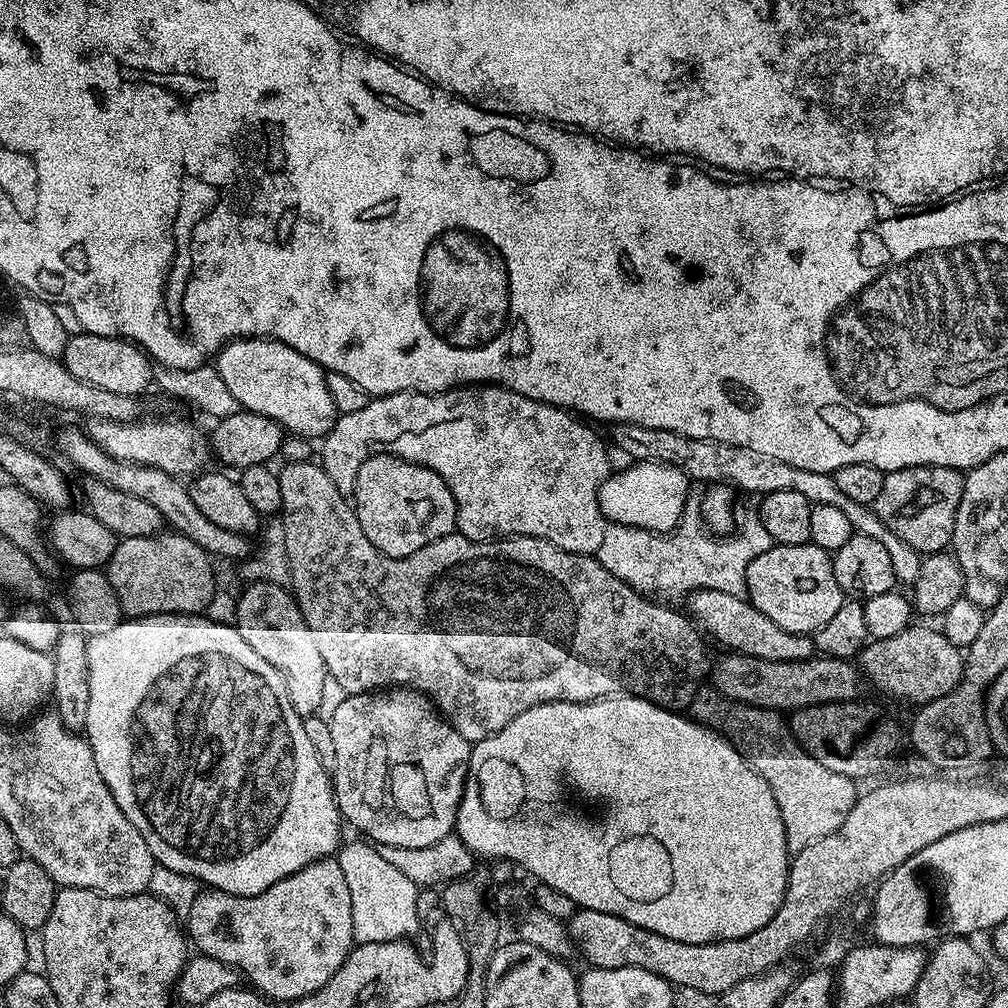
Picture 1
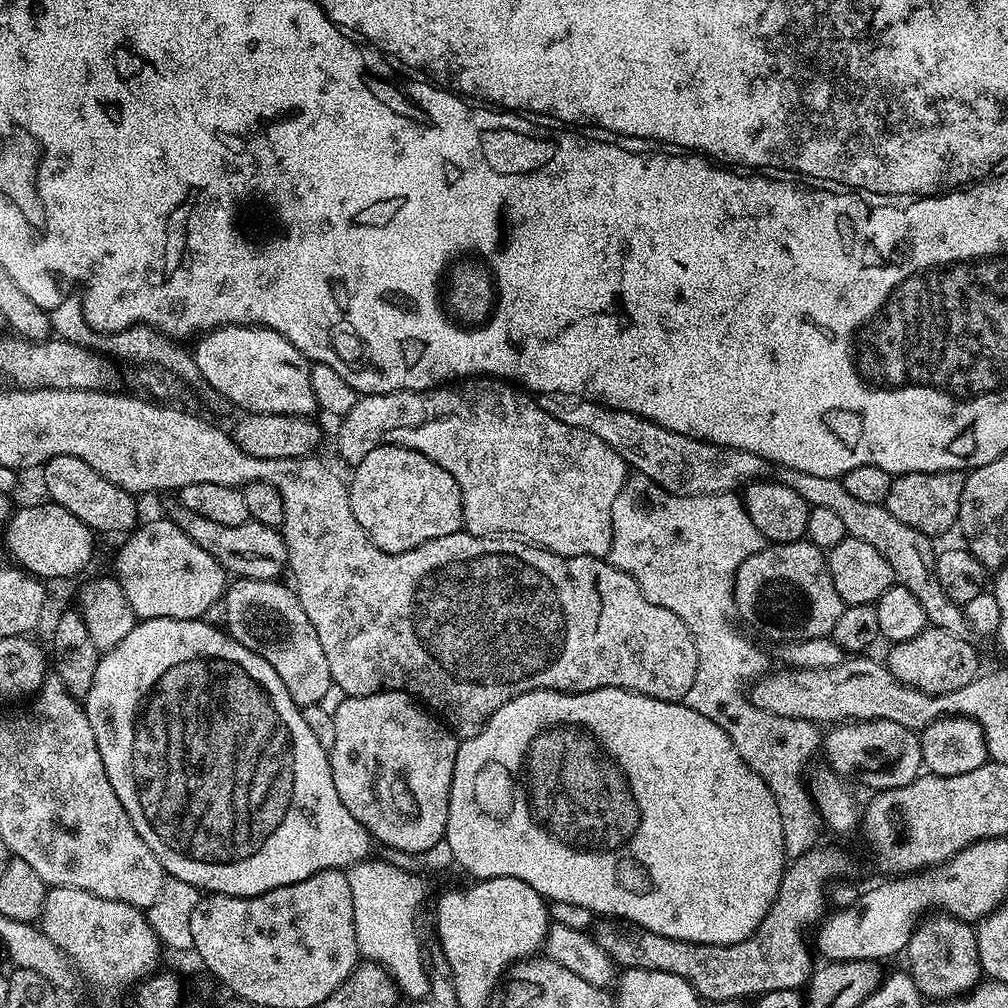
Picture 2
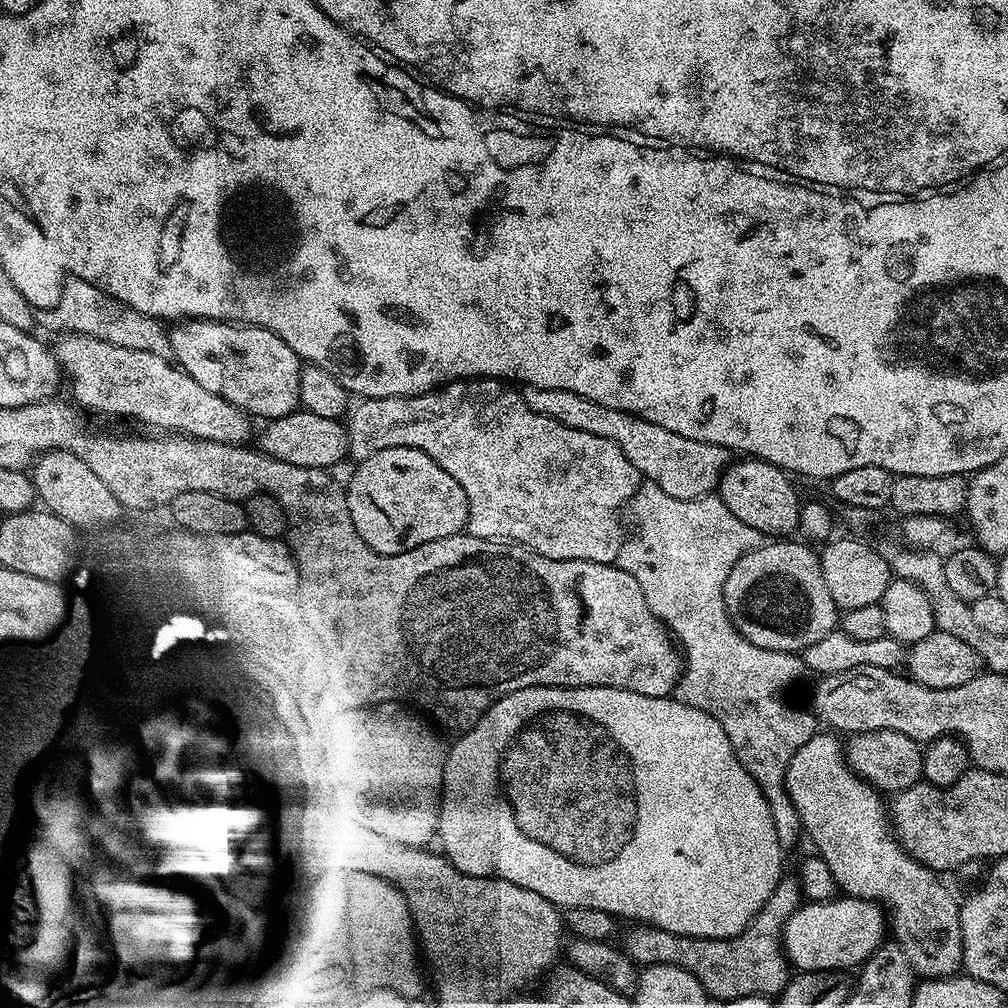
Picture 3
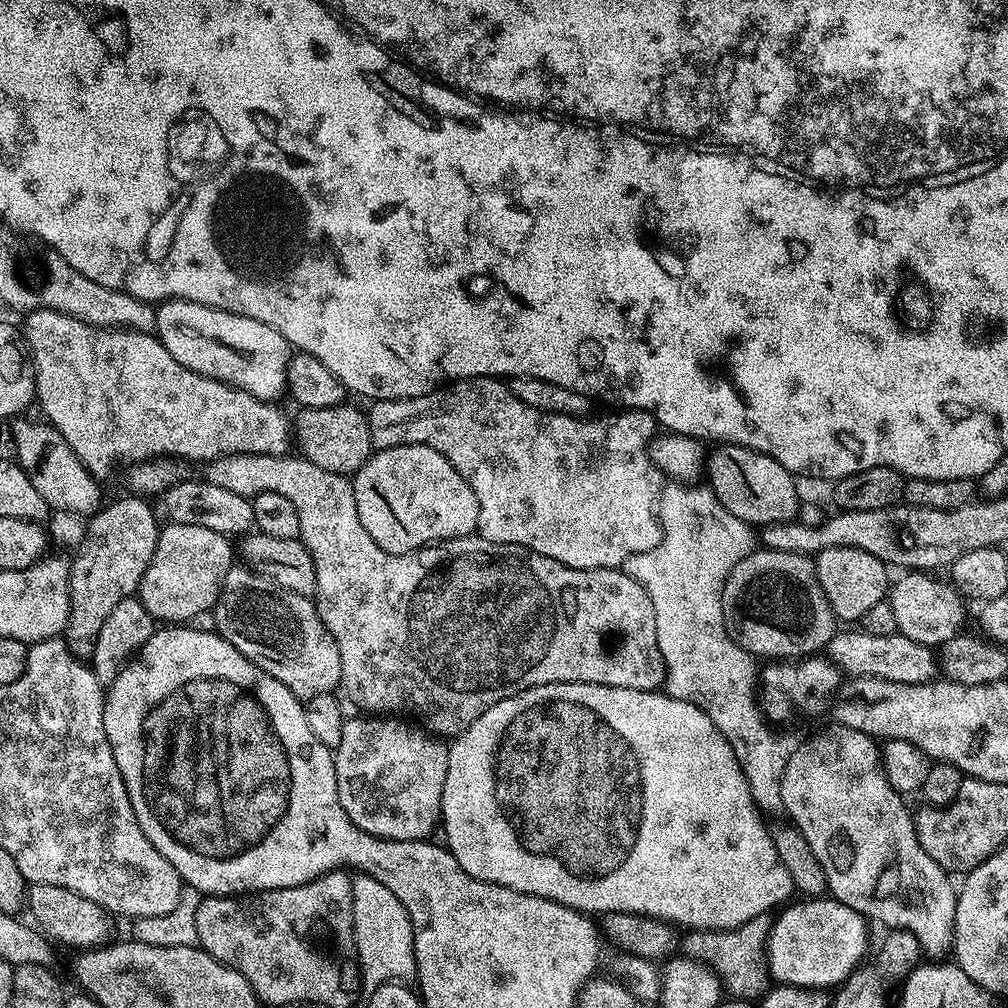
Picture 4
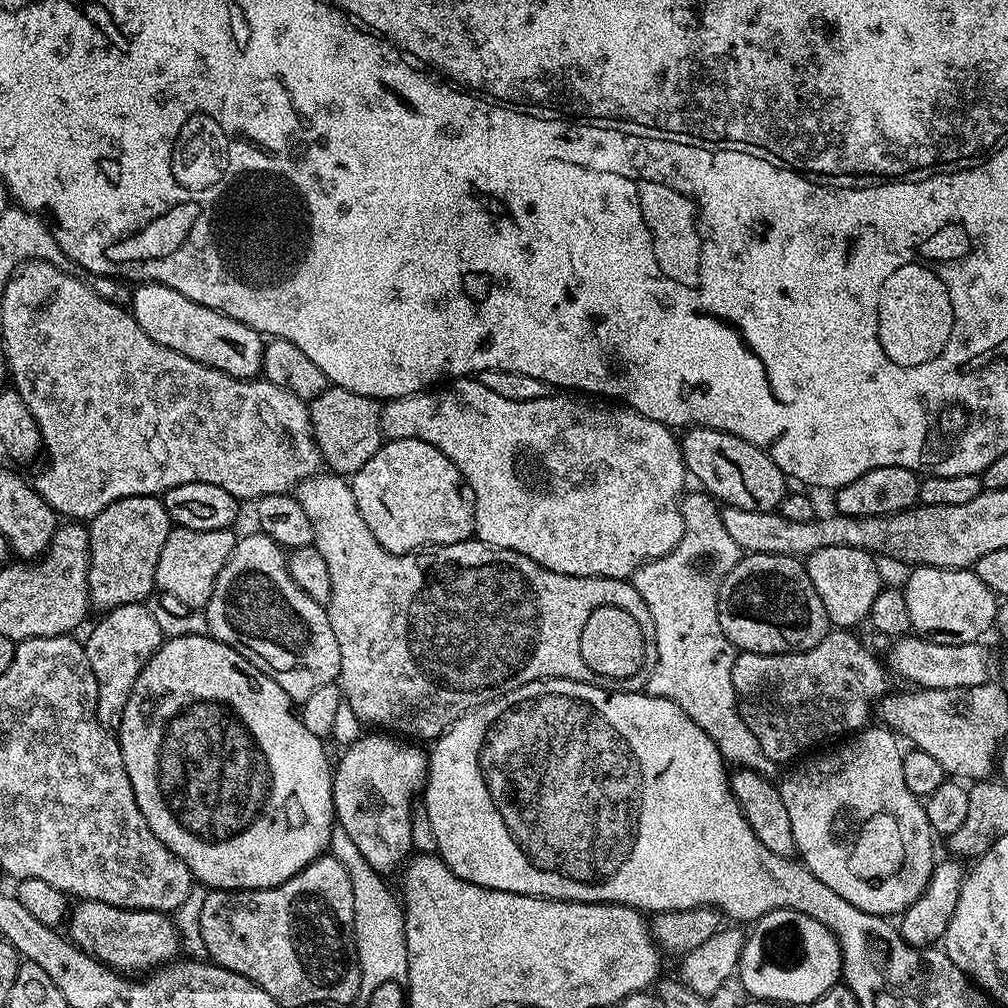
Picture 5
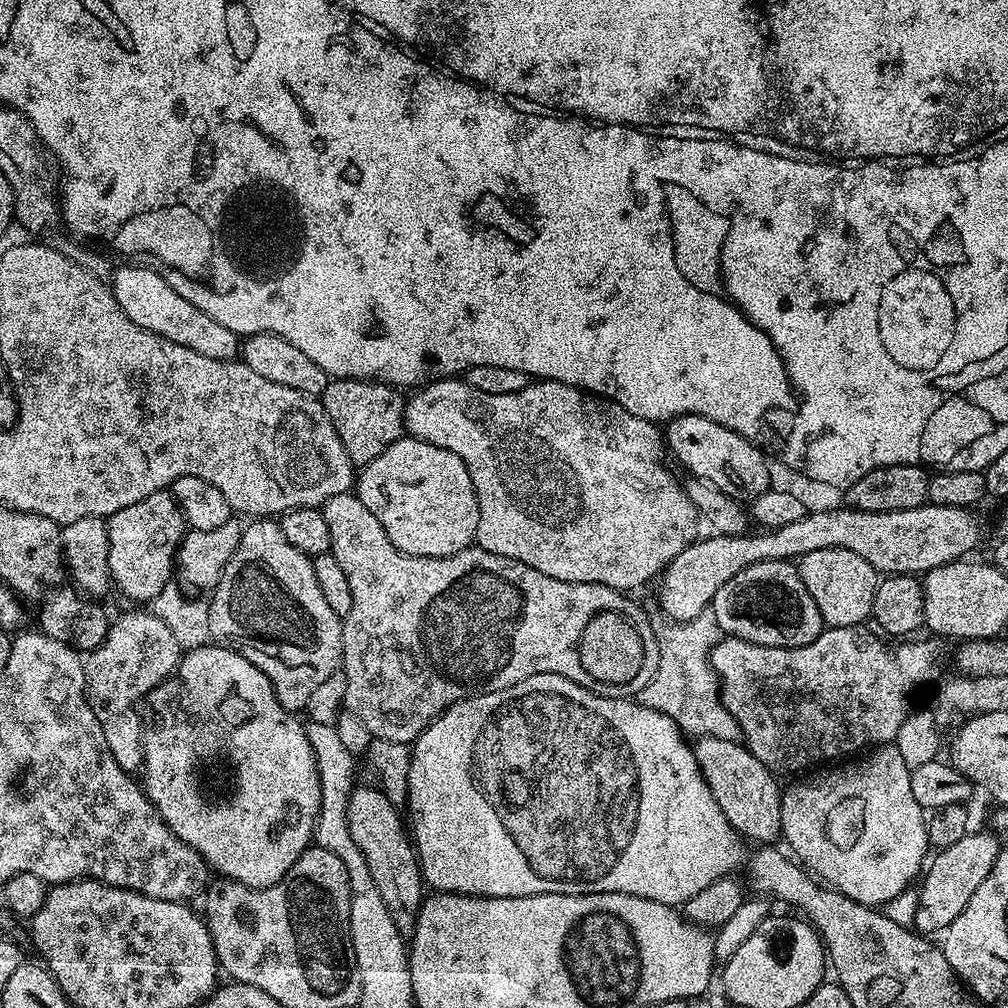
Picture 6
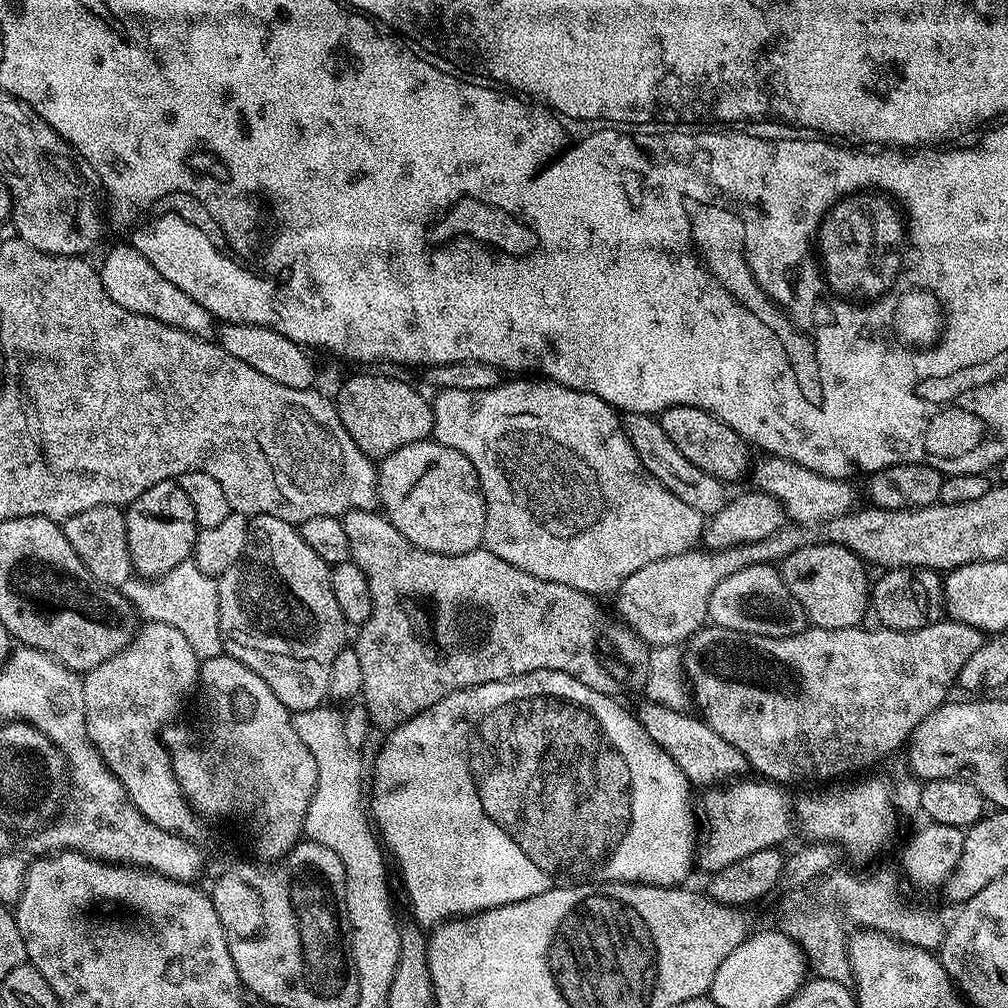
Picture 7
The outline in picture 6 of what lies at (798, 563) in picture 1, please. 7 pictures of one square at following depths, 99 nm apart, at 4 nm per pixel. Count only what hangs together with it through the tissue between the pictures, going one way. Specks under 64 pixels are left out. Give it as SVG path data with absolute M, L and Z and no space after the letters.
M786 560L754 562L754 566L746 566L746 570L734 574L714 594L710 611L721 633L758 646L806 646L826 627L814 598L810 598L810 590L806 590L806 582L802 582L799 567Z

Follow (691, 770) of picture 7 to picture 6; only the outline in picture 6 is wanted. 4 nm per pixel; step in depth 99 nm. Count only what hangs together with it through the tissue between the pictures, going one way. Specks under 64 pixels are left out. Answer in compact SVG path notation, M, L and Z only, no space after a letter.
M701 736L695 741L694 751L706 786L710 786L714 802L718 802L733 830L740 833L745 841L757 840L755 843L760 846L779 841L782 830L782 784L776 781L779 780L777 773L754 758L754 754L750 754L740 740Z

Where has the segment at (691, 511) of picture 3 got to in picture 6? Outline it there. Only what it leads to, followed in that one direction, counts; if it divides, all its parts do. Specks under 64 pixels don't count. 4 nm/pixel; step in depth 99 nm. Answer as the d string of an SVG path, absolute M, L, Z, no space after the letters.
M712 611L698 614L698 618L683 622L672 622L667 625L669 628L665 632L659 633L660 657L658 658L658 670L654 678L638 694L638 703L647 708L658 710L666 714L680 731L692 738L709 736L710 738L726 738L727 740L740 740L740 727L731 714L726 710L726 706L720 701L720 679L712 669L712 657L710 655L712 647L716 641L721 639L722 633L718 622L714 618Z

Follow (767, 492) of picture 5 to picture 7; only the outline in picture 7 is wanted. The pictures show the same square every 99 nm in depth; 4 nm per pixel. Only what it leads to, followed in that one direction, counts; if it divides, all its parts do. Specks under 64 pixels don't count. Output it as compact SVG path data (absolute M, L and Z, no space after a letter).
M670 406L666 411L659 413L658 419L662 430L666 430L666 438L670 438L670 442L674 442L674 446L678 446L680 453L690 458L690 462L694 462L698 470L706 470L706 474L725 482L740 480L747 472L749 475L748 441L706 410L694 406Z

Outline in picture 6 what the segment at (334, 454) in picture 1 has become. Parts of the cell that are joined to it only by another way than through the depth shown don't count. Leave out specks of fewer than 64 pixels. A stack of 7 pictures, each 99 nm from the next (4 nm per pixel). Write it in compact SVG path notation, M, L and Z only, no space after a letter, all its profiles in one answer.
M463 378L433 380L417 387L407 397L404 406L404 431L411 439L430 442L442 450L450 450L450 454L458 454L458 458L466 462L466 470L470 470L470 478L474 482L478 498L475 543L490 554L502 554L526 566L534 566L534 570L550 578L558 578L562 582L601 584L628 594L633 591L631 588L640 588L647 580L655 581L668 567L668 563L678 558L678 554L682 554L682 550L686 550L686 546L690 546L697 539L698 513L684 493L684 484L676 481L675 474L664 465L666 444L662 439L661 429L651 420L639 420L637 416L630 414L630 410L618 406L613 400L593 396L591 392L583 392L580 388L566 386L557 380L530 382L522 390L510 394L482 394L482 390L474 390L474 386L467 384Z

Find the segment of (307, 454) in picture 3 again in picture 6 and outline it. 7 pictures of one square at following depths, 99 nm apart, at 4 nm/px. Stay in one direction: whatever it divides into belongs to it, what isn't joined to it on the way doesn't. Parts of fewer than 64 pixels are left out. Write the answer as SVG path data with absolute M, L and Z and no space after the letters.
M329 379L322 397L322 403L330 422L334 422L334 430L338 430L338 438L342 438L342 446L346 446L346 454L352 459L353 465L369 464L382 450L386 450L395 440L405 435L404 406L405 397L390 384L378 384L370 380Z

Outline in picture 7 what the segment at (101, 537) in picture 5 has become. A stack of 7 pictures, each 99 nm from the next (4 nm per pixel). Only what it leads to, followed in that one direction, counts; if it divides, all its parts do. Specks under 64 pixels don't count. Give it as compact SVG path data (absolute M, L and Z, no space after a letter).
M176 480L158 482L158 486L150 486L146 494L142 494L137 500L127 505L124 512L126 522L126 542L132 559L132 571L140 578L155 578L165 576L174 566L178 566L183 560L189 559L192 549L196 546L196 520L194 510L190 506L190 498L182 491L182 486Z

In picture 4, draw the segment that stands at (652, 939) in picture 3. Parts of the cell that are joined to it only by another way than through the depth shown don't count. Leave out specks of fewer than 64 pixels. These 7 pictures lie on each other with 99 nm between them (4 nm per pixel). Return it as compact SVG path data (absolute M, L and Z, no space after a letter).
M765 914L758 918L750 918L750 922L746 922L740 928L689 931L688 936L685 935L682 940L683 955L711 965L729 997L755 1001L763 997L770 987L766 949L772 921L773 917Z

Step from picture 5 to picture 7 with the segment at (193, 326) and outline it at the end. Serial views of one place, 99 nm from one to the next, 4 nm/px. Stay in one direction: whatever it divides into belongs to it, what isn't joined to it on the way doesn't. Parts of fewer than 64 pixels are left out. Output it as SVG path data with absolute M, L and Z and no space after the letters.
M120 242L117 248L110 249L104 265L99 265L98 271L102 286L106 286L106 294L110 294L118 306L195 336L208 338L217 331L218 324L210 310L206 310L206 306L198 306L198 302L194 302L190 294L178 290L170 278L162 278L162 274L158 274L158 270L154 270L154 266L150 266L148 259L131 243Z

